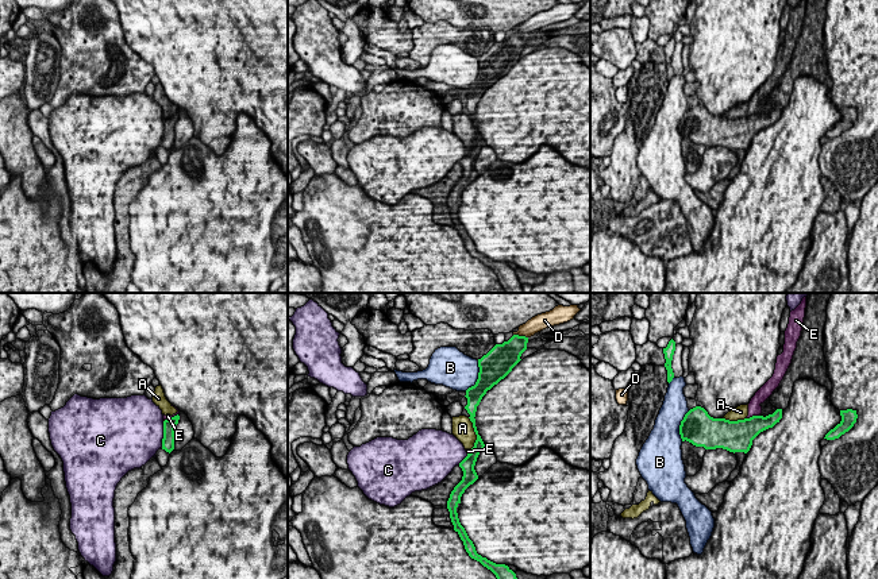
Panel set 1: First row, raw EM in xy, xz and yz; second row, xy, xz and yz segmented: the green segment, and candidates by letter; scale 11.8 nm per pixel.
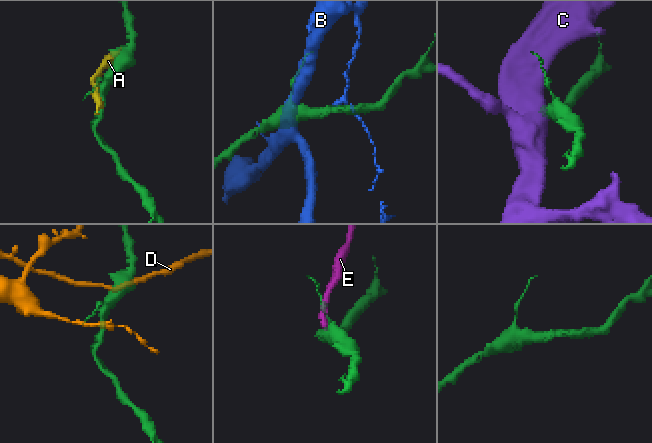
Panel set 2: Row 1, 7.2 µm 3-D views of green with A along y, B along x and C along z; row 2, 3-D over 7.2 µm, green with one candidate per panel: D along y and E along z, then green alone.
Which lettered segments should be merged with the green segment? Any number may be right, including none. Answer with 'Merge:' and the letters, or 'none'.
Merge: none

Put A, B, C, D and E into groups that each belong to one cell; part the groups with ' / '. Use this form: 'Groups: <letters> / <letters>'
Groups: A E / B / C / D

